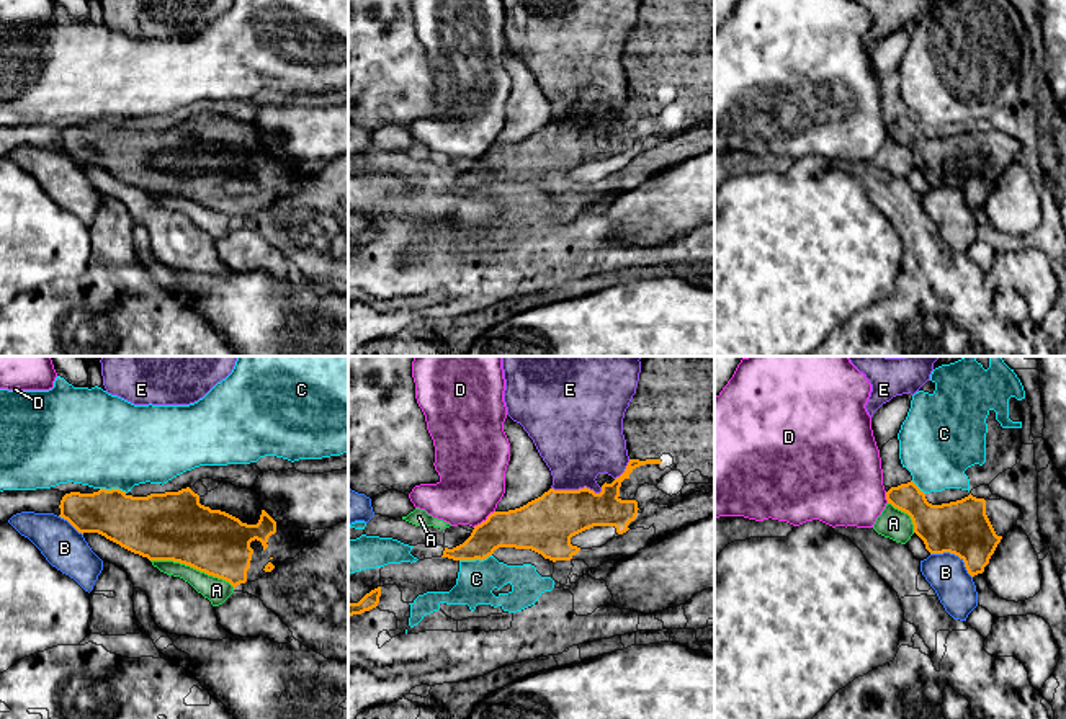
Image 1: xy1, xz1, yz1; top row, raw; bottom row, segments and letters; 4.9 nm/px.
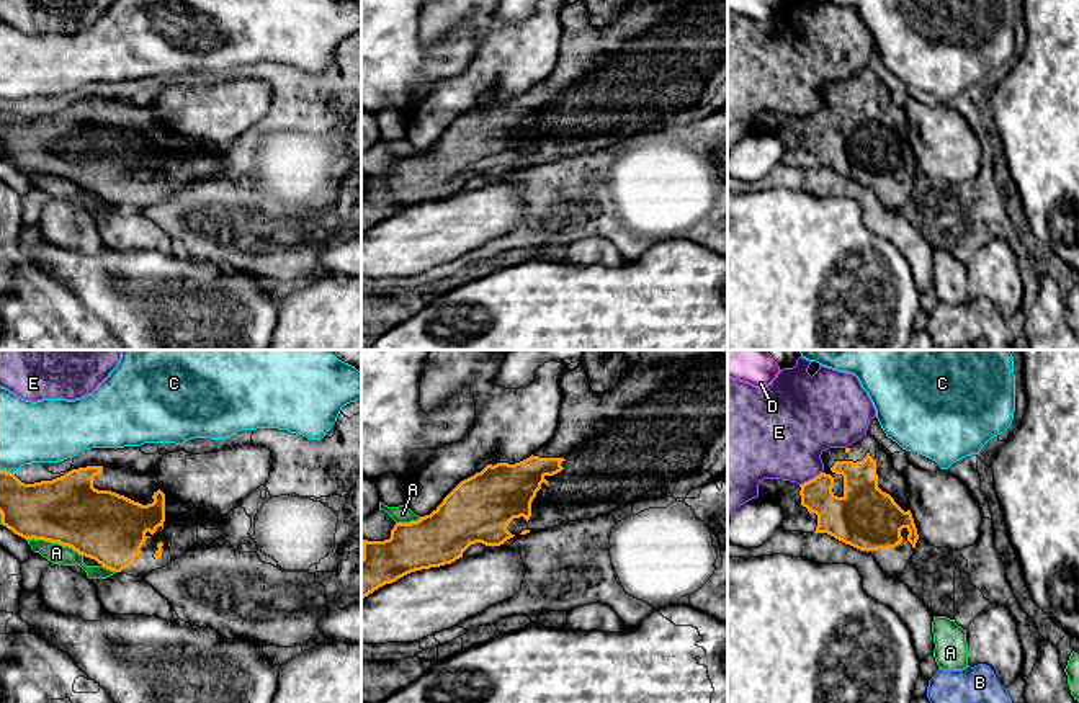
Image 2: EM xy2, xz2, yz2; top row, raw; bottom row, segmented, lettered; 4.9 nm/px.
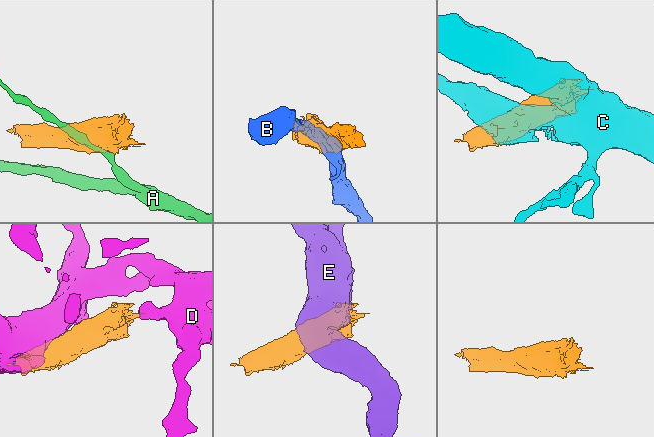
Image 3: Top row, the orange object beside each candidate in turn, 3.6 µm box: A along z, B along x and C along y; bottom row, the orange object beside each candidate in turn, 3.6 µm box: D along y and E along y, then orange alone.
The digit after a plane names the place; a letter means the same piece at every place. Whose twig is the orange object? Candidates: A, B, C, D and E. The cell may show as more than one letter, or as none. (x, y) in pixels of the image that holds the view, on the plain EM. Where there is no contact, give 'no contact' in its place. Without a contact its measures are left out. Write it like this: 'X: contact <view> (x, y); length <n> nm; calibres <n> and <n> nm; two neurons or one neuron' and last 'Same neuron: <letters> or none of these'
A: contact xy1 (193, 201); length 440 nm; calibres 340 and 120 nm; two neurons
B: contact yz1 (955, 188); length 240 nm; calibres 260 and 190 nm; two neurons
C: contact xz1 (474, 193); length 160 nm; calibres 190 and 190 nm; two neurons
D: contact xz1 (483, 156); length 140 nm; calibres 220 and 320 nm; two neurons
E: contact xz1 (579, 123); length 260 nm; calibres 280 and 400 nm; two neurons
Same neuron: none of these

